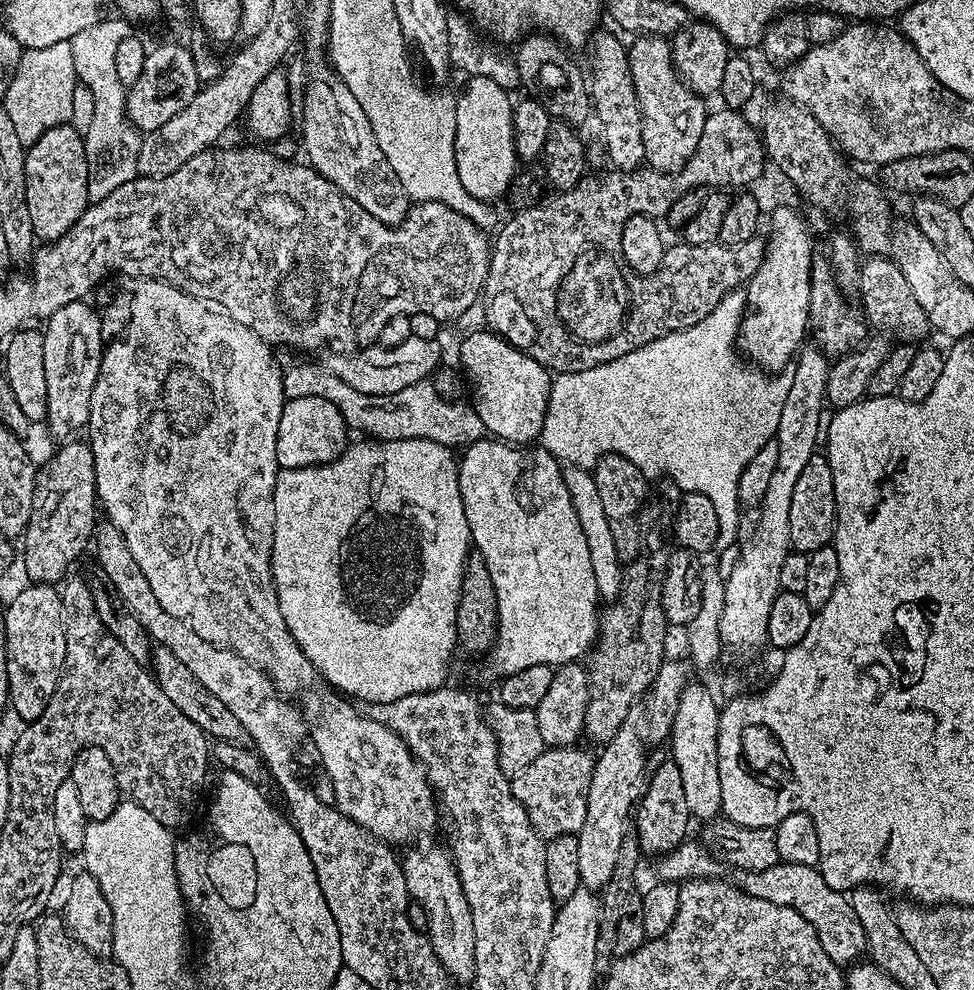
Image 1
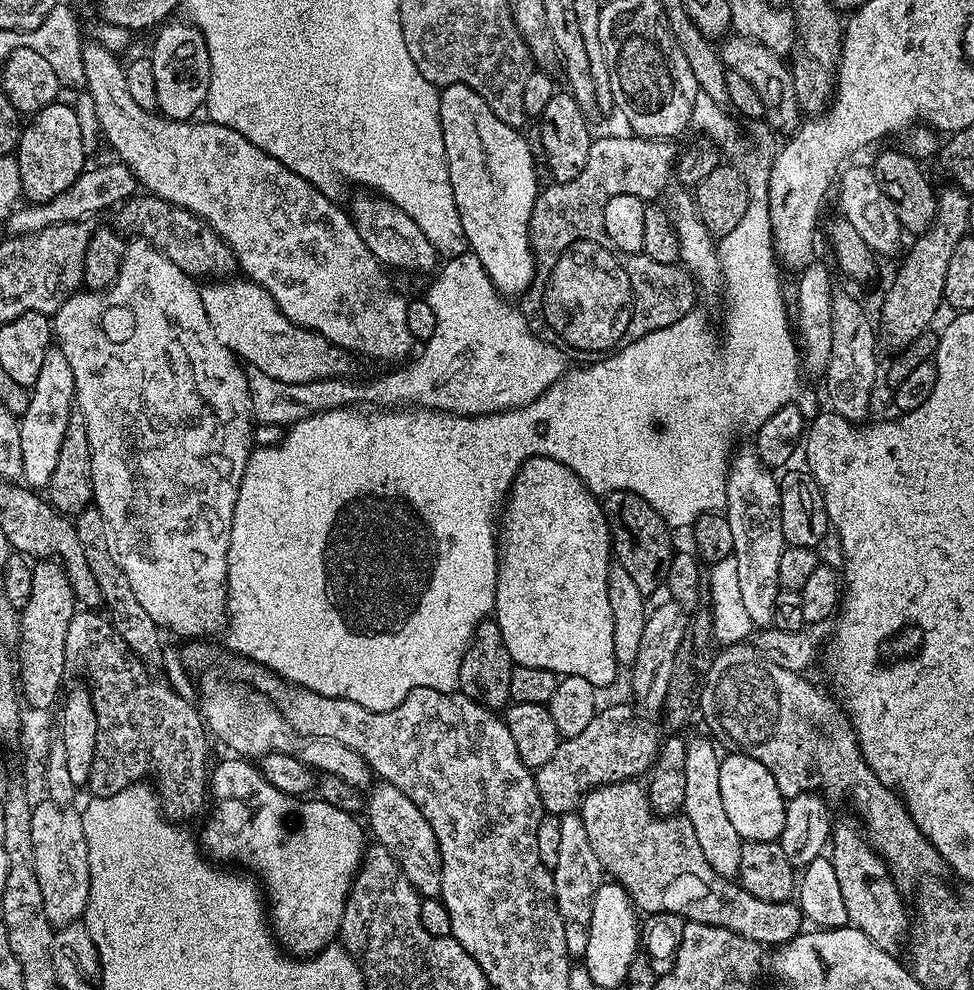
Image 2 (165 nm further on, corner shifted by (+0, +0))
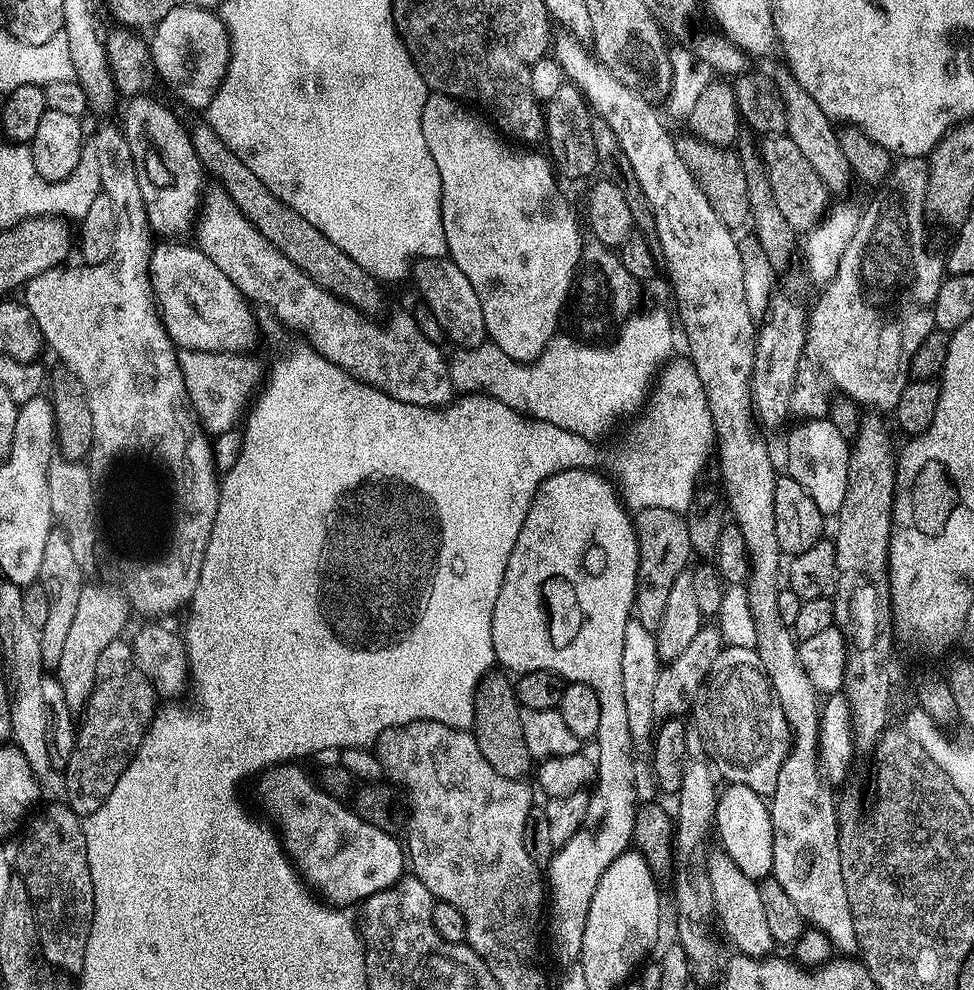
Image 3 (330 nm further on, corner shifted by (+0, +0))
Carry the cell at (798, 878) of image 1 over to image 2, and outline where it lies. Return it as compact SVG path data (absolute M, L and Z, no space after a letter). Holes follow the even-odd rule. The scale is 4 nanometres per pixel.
M635 779L617 780L614 784L603 784L601 788L593 788L580 802L578 815L586 826L586 835L590 838L590 846L598 857L601 869L608 872L615 883L628 891L633 905L641 913L669 912L684 917L693 924L709 924L725 928L731 932L742 934L742 938L750 938L761 946L779 946L800 935L802 931L802 915L795 903L766 902L762 898L754 898L739 883L726 876L720 876L706 862L706 854L702 854L702 846L698 846L698 838L694 834L694 826L683 816L657 816L648 801L648 790L643 783Z

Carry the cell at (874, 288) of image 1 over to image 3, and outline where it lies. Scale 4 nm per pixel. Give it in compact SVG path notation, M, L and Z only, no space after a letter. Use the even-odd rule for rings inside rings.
M786 134L769 135L764 140L765 144L759 145L758 152L764 162L764 170L768 173L768 181L774 190L775 201L782 210L782 218L790 222L790 226L797 234L807 234L816 227L824 218L825 212L830 207L830 191L823 184L808 159L796 147Z

